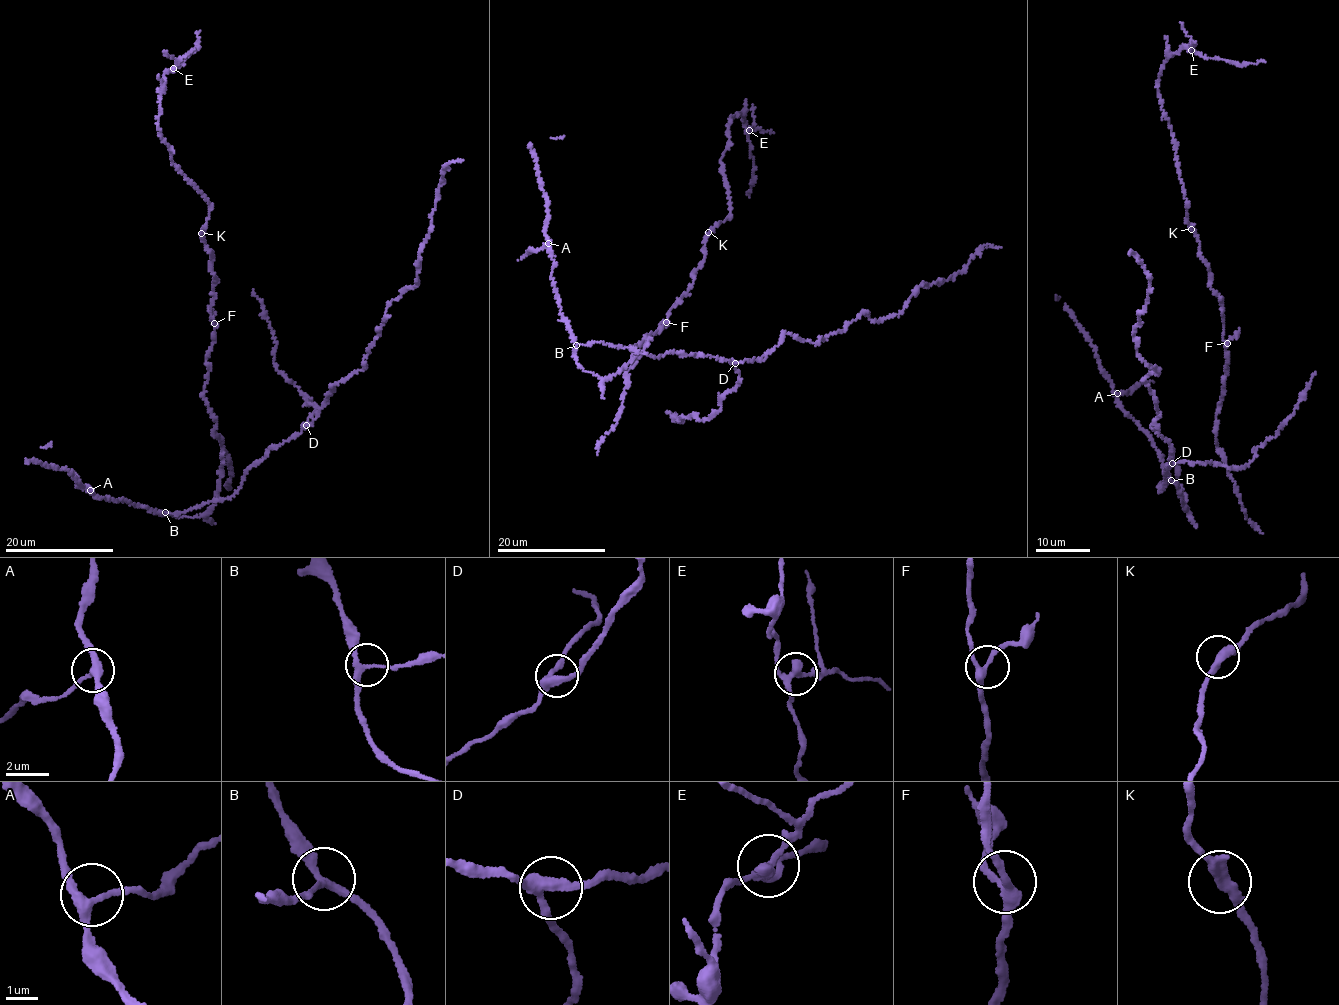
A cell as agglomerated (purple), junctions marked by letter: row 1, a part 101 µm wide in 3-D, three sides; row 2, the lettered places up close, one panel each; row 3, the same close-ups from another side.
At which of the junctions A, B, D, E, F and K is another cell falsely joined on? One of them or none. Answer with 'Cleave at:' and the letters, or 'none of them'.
Cleave at: E

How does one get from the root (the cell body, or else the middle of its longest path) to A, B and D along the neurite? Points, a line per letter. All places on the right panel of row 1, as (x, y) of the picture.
A: (1184, 504), (1182, 490), (1170, 479), (1149, 436), (1123, 412), (1117, 393)
B: (1184, 504), (1182, 490), (1171, 480)
D: (1184, 504), (1186, 509), (1187, 500), (1174, 482), (1161, 483), (1158, 490), (1164, 488), (1163, 474), (1172, 463)

